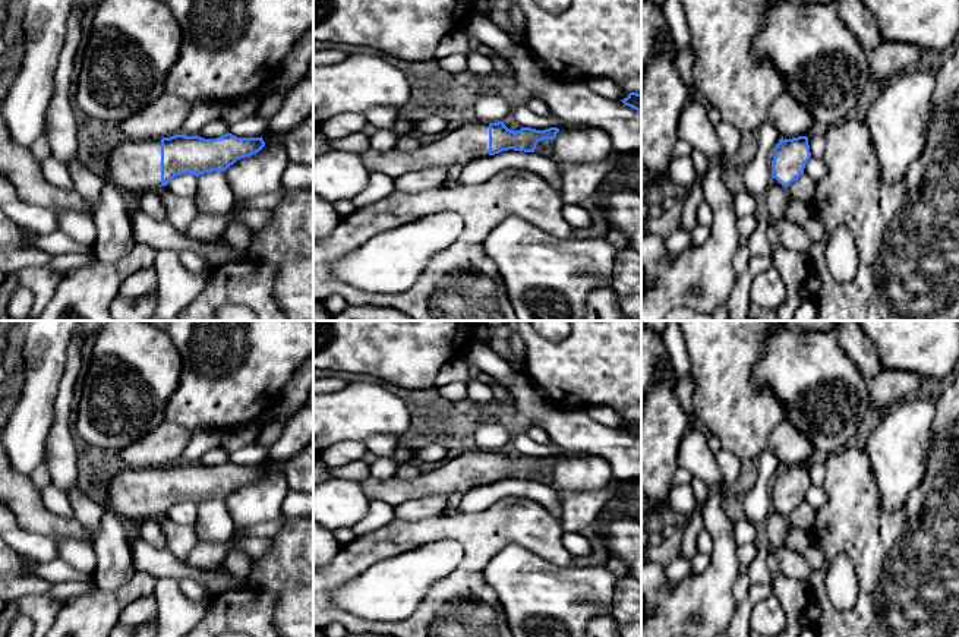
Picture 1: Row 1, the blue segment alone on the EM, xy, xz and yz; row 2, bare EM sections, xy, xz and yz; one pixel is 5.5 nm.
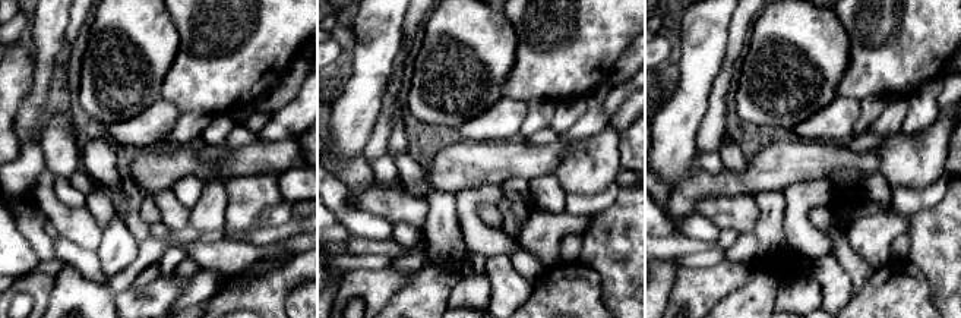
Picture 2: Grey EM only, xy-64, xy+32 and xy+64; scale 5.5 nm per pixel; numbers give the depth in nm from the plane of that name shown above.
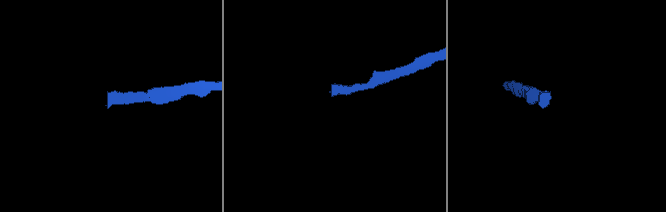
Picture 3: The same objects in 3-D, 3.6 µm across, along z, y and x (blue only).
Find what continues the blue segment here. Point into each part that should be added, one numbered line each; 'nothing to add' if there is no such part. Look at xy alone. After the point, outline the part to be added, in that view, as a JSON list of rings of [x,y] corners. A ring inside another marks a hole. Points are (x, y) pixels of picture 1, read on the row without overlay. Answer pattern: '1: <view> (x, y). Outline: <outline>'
1: xy (132, 492). Outline: [[[126,467],[108,474],[104,489],[113,514],[136,520],[161,514],[161,467]]]

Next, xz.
1: xz (469, 470). Outline: [[[466,451],[442,467],[410,480],[398,476],[379,480],[369,476],[359,483],[370,501],[379,499],[392,507],[430,495],[467,493],[473,488],[489,485],[489,451]]]

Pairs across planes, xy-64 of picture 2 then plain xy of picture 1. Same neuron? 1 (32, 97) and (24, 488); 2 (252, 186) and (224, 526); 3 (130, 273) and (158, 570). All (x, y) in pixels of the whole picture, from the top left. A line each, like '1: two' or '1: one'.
1: two
2: two
3: two

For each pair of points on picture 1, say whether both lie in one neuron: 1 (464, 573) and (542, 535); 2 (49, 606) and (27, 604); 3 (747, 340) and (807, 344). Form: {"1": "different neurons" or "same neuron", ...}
{"1": "same neuron", "2": "same neuron", "3": "different neurons"}

